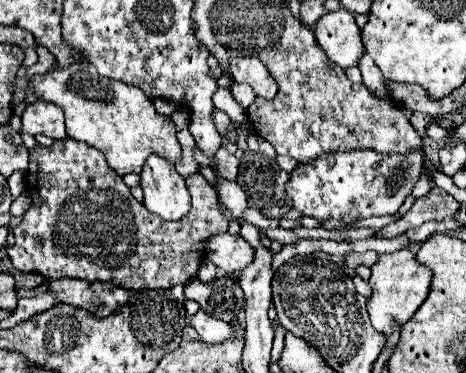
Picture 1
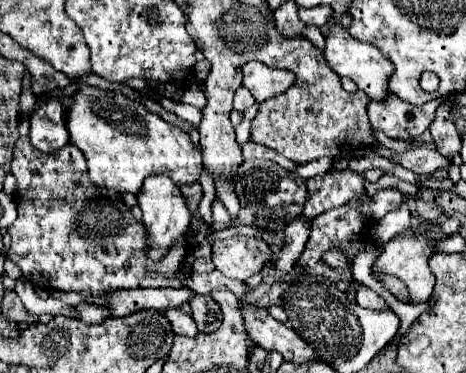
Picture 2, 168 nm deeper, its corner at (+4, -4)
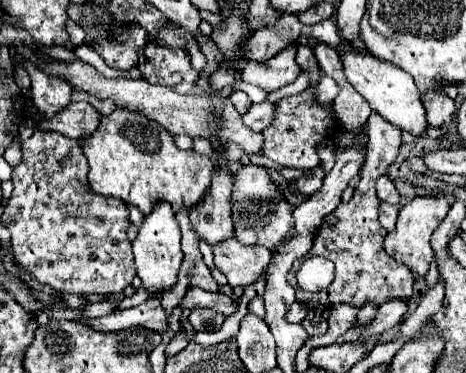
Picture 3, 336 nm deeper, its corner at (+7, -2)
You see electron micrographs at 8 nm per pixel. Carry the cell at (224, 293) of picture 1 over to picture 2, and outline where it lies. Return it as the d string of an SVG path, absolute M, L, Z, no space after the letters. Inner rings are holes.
M193 294L189 306L193 310L195 324L203 334L211 334L219 328L223 314L221 314L221 306L213 300L211 294Z

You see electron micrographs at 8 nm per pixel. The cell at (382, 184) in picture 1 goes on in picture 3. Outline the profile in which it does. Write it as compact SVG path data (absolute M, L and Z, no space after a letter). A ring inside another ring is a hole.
M386 202L380 204L380 224L382 224L388 232L392 232L392 230L396 228L398 210L400 210L400 208L394 206L394 204L386 204Z

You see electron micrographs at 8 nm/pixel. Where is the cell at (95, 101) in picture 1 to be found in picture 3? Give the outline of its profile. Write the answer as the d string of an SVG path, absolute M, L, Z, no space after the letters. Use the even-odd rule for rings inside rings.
M114 110L110 116L100 118L100 126L88 138L82 138L82 148L90 164L88 180L90 188L96 194L120 198L128 206L136 206L144 216L152 212L156 202L168 202L174 212L178 210L192 210L198 206L212 182L214 164L208 156L202 156L194 150L178 150L174 144L174 136L170 136L164 128L156 126L156 122L144 118L142 114L134 114L128 110Z

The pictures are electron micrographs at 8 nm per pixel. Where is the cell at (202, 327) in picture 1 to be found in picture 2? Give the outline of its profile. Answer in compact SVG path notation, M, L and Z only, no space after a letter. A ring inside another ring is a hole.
M173 308L165 310L165 316L171 320L175 334L183 334L183 336L189 336L189 338L195 338L199 334L195 320L191 316L187 316L185 312L181 312L179 308L177 310L173 310Z

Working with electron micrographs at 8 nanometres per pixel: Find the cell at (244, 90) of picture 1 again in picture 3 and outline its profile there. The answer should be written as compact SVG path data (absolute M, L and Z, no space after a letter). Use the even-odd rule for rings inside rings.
M234 92L234 94L230 96L230 102L234 104L234 108L236 108L240 114L246 114L246 112L248 112L248 108L252 106L250 98L248 98L244 92Z

